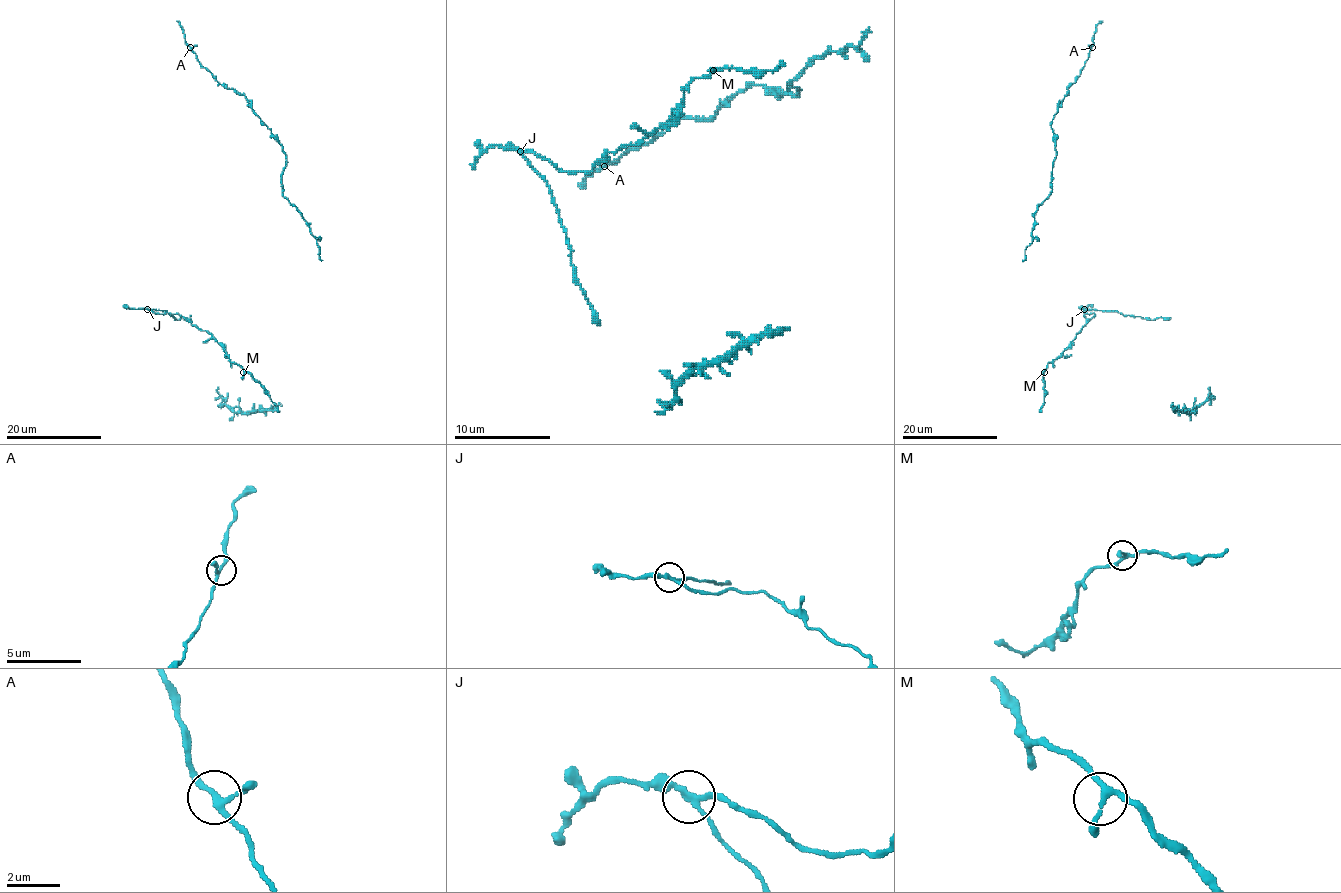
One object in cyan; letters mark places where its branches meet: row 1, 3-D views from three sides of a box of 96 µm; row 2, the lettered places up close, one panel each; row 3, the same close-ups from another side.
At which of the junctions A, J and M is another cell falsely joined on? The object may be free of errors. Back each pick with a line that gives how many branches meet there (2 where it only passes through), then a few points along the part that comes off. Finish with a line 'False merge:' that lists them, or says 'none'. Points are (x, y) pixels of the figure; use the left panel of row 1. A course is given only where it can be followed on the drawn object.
J: 3 | (148, 309), (166, 310), (175, 319), (187, 317)
False merge: J

